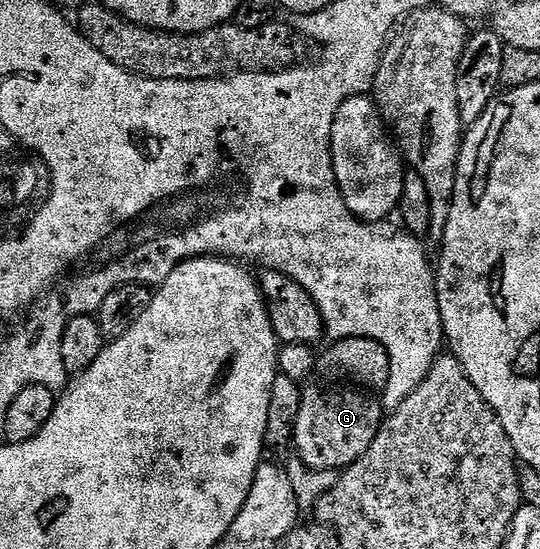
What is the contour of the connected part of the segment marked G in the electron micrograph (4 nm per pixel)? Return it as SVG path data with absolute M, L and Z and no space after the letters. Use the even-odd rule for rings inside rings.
M348 386L308 387L302 394L294 420L297 457L313 470L343 470L369 449L384 421L383 405L367 393Z

